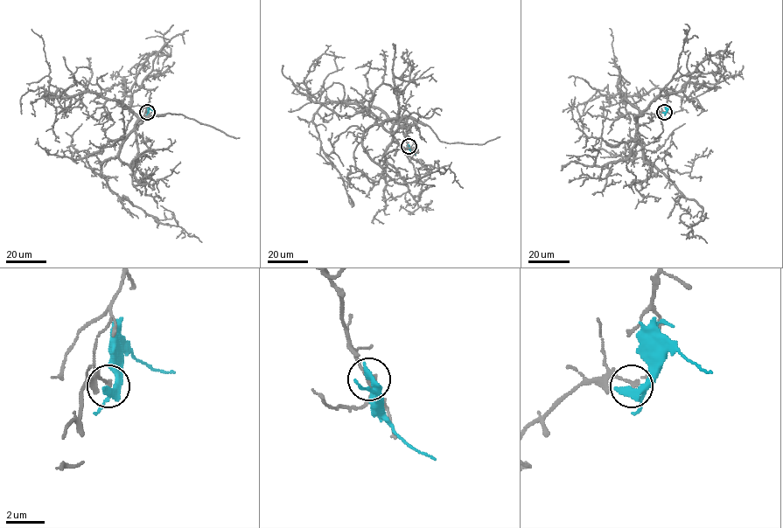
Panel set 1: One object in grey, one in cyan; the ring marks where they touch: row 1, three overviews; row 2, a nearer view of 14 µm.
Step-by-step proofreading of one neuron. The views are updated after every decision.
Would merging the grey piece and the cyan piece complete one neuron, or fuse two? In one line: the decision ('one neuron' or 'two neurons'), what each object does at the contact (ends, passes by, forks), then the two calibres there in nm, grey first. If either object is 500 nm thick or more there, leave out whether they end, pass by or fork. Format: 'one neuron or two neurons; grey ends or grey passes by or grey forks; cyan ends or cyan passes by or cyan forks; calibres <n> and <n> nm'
two neurons; grey ends; cyan passes by; calibres 140 and 320 nm

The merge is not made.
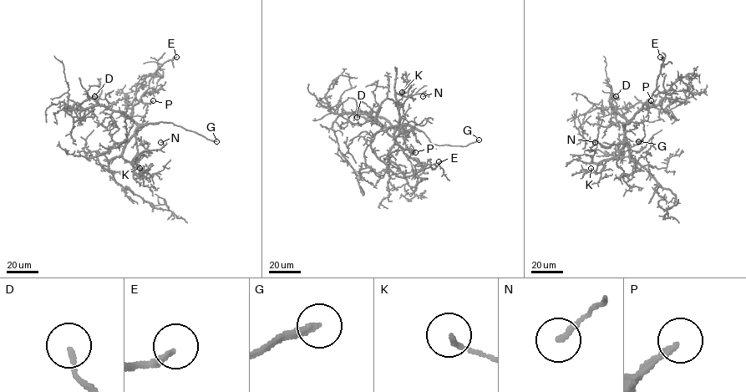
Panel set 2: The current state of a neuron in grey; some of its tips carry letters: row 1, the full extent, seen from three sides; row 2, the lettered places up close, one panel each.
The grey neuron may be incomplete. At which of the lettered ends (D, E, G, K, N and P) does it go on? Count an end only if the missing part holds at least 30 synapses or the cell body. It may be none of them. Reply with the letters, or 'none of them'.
G, P

